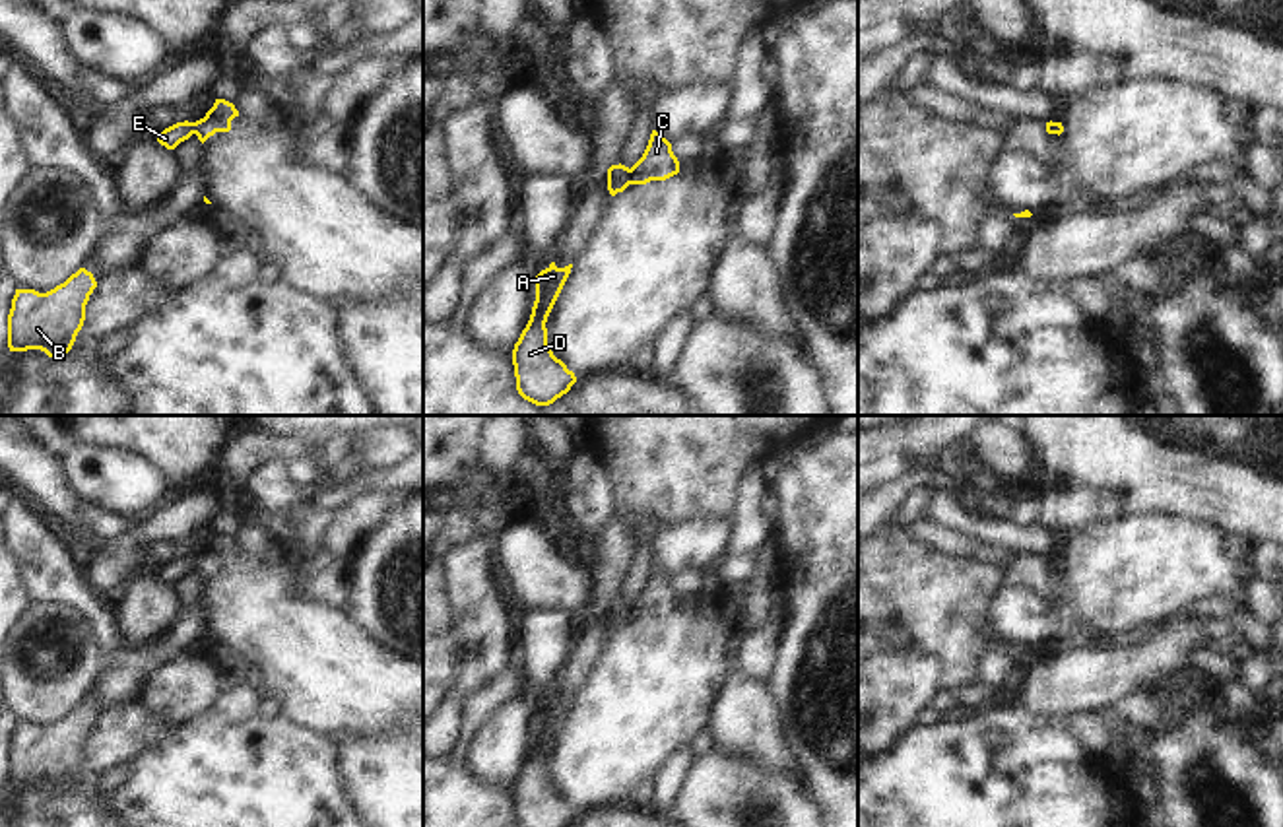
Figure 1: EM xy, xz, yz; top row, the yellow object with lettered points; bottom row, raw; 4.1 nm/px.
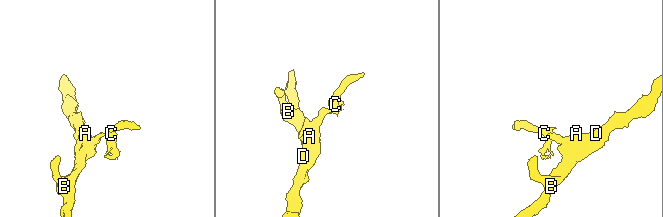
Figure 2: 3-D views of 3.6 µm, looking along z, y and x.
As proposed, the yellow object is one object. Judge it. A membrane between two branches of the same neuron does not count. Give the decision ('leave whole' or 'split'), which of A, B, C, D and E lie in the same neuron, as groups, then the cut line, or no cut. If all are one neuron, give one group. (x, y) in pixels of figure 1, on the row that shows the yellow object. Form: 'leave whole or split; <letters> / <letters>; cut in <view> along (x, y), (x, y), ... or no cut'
split; A B D E / C; cut in xz along (627, 169), (629, 183)

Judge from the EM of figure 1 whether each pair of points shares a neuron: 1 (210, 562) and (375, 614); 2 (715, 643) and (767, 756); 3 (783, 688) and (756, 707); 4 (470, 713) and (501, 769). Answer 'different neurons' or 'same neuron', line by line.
1: different neurons
2: different neurons
3: different neurons
4: different neurons

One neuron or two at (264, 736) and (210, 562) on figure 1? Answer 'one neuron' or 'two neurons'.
two neurons

